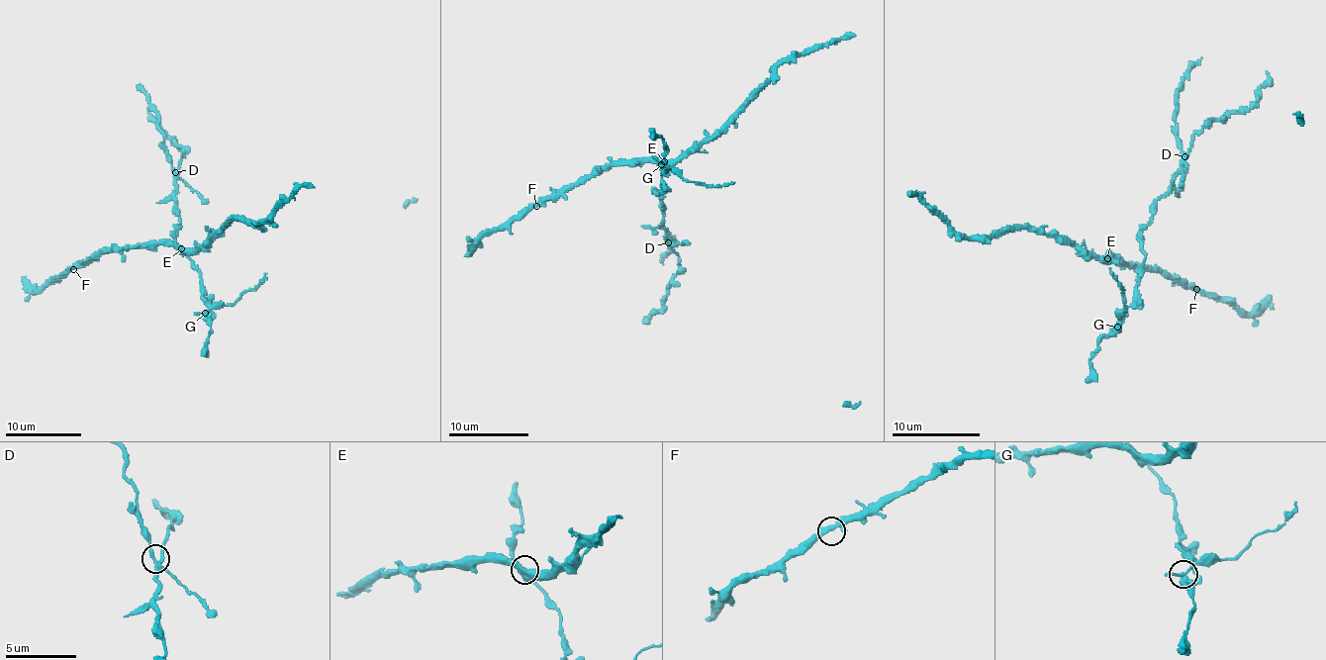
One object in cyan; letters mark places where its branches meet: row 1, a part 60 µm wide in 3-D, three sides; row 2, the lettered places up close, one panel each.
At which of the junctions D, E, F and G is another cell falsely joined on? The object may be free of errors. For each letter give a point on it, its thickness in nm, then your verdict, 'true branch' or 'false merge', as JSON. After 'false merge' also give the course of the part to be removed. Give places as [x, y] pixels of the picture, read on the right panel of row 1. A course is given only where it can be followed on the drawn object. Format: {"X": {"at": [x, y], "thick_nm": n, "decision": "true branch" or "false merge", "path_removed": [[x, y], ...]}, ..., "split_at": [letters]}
{"D": {"at": [1184, 156], "thick_nm": 280, "decision": "true branch"}, "E": {"at": [1107, 258], "thick_nm": 320, "decision": "true branch"}, "F": {"at": [1196, 289], "thick_nm": 280, "decision": "true branch"}, "G": {"at": [1117, 327], "thick_nm": 260, "decision": "false merge", "path_removed": [[1116, 328], [1125, 308], [1121, 288], [1109, 268]]}, "split_at": ["G"]}

